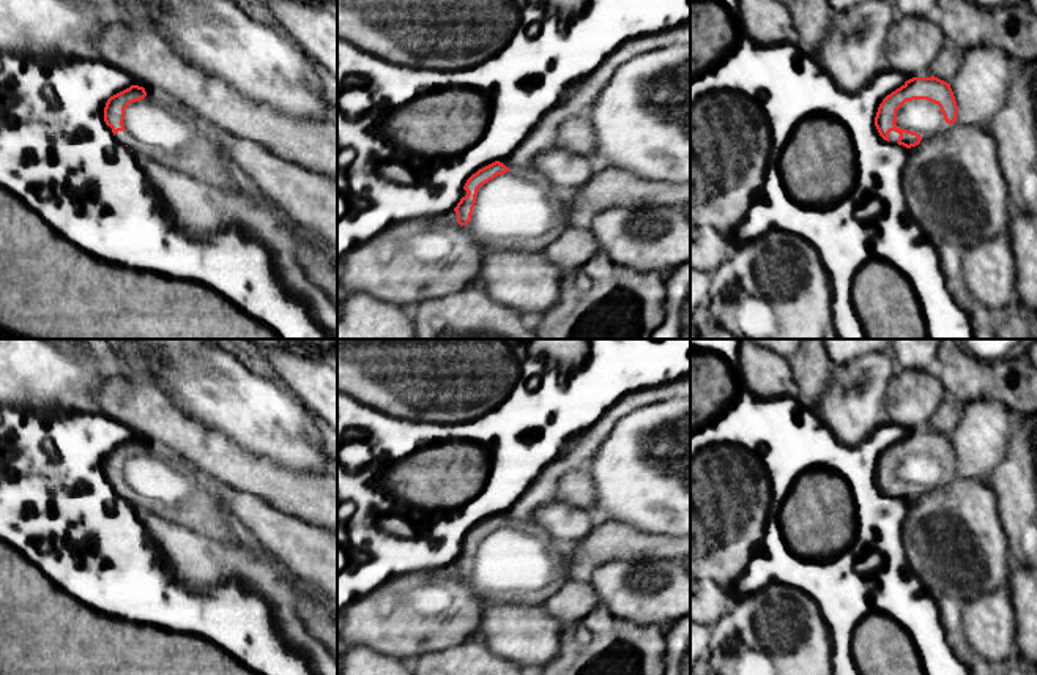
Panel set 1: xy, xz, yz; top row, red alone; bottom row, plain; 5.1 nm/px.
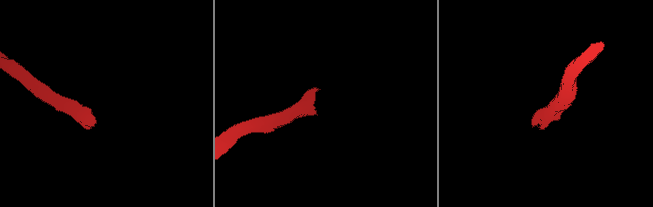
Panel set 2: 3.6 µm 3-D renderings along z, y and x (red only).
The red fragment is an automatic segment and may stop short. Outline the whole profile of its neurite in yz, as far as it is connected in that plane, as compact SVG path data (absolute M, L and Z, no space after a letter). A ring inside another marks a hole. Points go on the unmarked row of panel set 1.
M925 427L887 448L878 461L875 479L879 489L903 498L911 508L917 498L949 484L957 475L958 459L950 437Z

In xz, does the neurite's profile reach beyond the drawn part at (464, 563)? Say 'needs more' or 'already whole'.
needs more

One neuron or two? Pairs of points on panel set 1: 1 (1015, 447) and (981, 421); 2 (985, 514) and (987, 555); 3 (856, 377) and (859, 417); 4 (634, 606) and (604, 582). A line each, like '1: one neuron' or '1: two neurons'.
1: two neurons
2: one neuron
3: one neuron
4: one neuron

